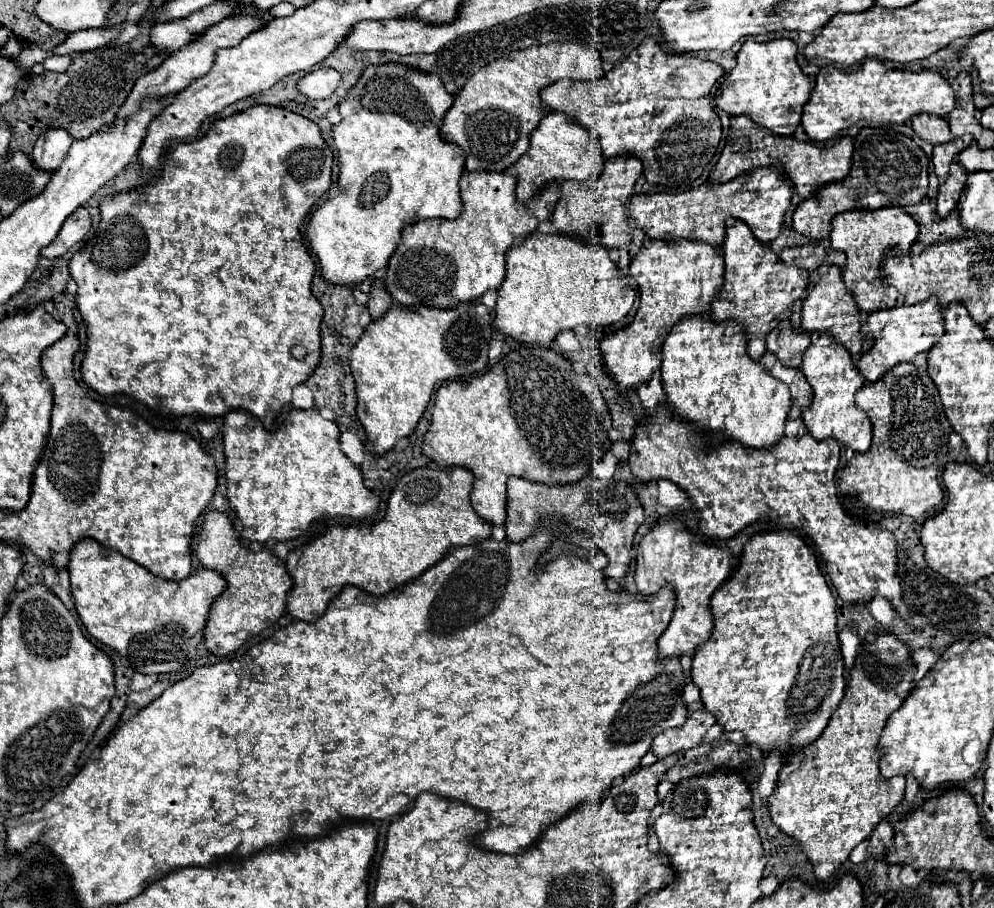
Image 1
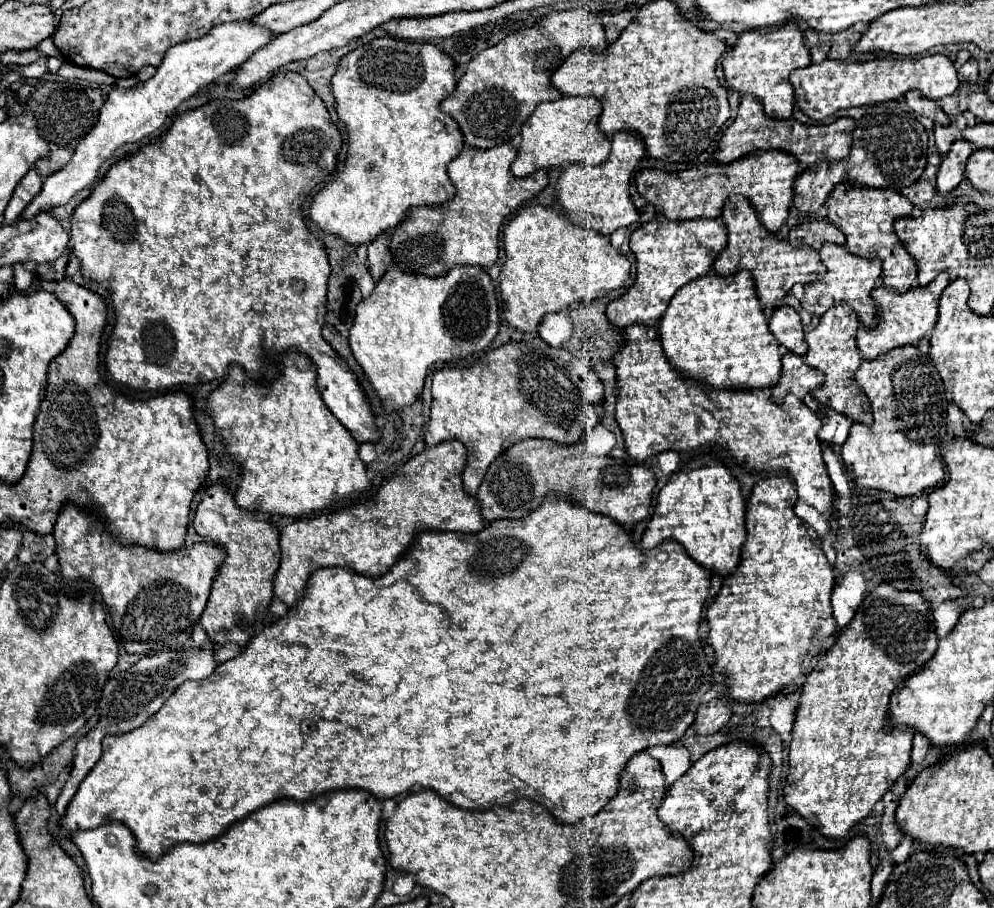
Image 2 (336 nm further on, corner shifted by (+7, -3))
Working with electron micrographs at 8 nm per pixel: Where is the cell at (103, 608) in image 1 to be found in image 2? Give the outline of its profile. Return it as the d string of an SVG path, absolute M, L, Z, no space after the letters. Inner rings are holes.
M66 504L60 510L52 536L56 540L62 580L68 586L76 580L94 584L116 628L122 626L126 614L126 652L140 656L182 648L192 638L192 630L206 608L212 582L226 558L222 548L202 542L168 554L142 546L122 546L110 538L98 516L74 504Z

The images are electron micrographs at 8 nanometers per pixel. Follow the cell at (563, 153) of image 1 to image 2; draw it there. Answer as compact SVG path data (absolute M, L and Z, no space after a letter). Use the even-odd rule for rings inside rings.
M564 96L556 102L538 104L532 118L528 118L522 126L522 142L518 148L518 158L512 164L512 174L518 178L526 178L540 168L566 168L574 162L596 166L606 162L610 154L610 138L598 130L600 110L600 102L592 96Z

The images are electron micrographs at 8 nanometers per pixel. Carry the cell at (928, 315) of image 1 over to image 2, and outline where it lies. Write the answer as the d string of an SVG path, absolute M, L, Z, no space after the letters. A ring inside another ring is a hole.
M938 274L928 286L916 286L908 292L896 292L886 286L878 286L872 290L872 300L878 310L878 324L874 328L860 328L858 330L858 350L864 360L878 358L892 348L898 346L912 346L918 344L922 338L928 338L932 328L936 326L938 318L938 300L946 284L950 282L948 274Z

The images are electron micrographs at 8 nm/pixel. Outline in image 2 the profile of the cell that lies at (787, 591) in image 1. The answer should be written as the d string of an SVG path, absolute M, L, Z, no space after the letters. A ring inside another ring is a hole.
M788 478L760 480L750 494L746 506L746 530L748 538L742 548L742 560L732 576L722 582L722 588L708 608L708 644L714 648L716 662L712 672L724 676L728 696L736 702L764 702L782 694L788 686L794 686L798 678L818 662L824 652L824 640L836 632L832 618L830 594L834 588L832 564L826 560L820 546L812 542L806 526L794 514L796 490Z

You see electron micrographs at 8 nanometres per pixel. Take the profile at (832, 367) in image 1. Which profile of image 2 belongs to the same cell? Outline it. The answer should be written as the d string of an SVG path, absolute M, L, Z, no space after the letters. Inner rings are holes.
M838 304L838 306L830 308L826 314L820 316L818 326L812 328L806 334L808 352L806 352L804 360L810 366L822 370L824 376L826 376L826 382L822 384L822 388L812 394L814 400L818 400L818 404L820 404L820 412L836 410L836 412L848 416L852 422L870 426L872 424L870 402L868 402L866 394L862 392L862 388L854 380L854 372L862 364L862 356L858 354L858 348L856 348L858 326L860 326L860 322L858 322L858 318L856 318L856 314L854 314L854 310L850 306Z

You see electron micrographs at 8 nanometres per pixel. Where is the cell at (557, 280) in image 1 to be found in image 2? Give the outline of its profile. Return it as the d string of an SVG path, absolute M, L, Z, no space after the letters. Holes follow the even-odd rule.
M544 206L522 208L504 228L502 240L504 240L504 250L506 250L506 262L500 272L498 288L500 288L504 318L510 326L514 326L520 332L536 334L538 324L542 322L546 314L560 312L574 302L592 302L602 296L608 296L610 292L624 288L630 278L628 260L622 254L618 254L604 236L584 226L576 226L568 222L554 208L544 208Z

